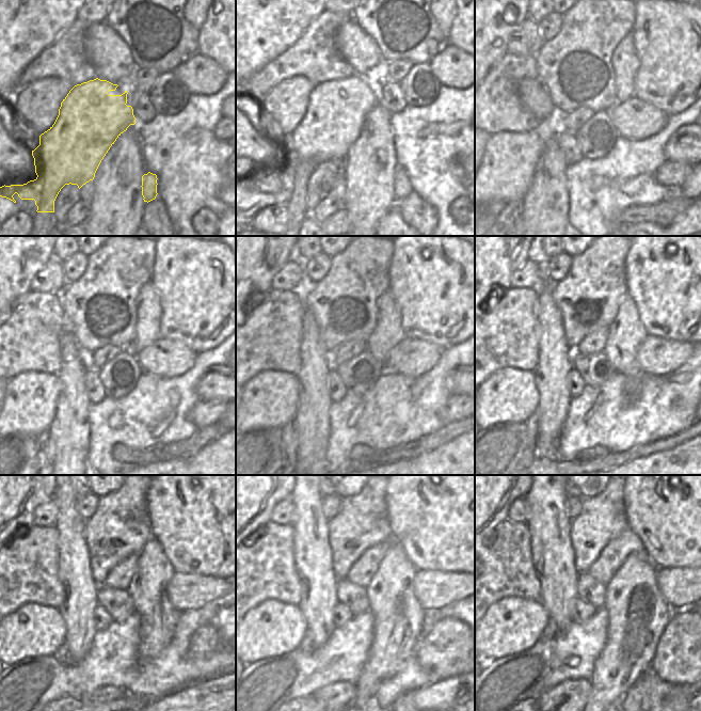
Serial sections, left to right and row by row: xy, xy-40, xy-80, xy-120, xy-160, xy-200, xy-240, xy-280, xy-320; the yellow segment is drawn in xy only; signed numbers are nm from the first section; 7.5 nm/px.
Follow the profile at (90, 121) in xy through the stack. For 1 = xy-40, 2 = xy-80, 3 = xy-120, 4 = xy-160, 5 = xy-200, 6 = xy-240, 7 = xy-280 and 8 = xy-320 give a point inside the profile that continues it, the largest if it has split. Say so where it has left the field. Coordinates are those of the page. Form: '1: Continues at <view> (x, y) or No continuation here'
1: Continues at xy-40 (333, 121)
2: Continues at xy-80 (509, 161)
3: Continues at xy-120 (30, 403)
4: Continues at xy-160 (270, 399)
5: Continues at xy-200 (509, 394)
6: Continues at xy-240 (33, 630)
7: Continues at xy-280 (273, 628)
8: Continues at xy-320 (512, 625)

